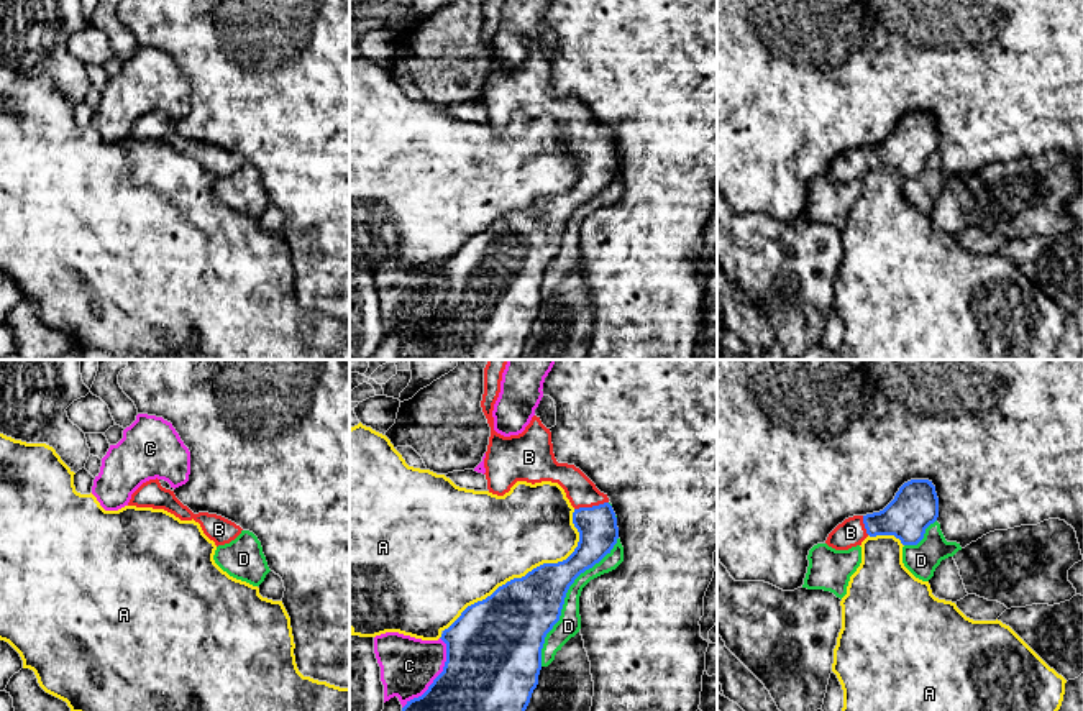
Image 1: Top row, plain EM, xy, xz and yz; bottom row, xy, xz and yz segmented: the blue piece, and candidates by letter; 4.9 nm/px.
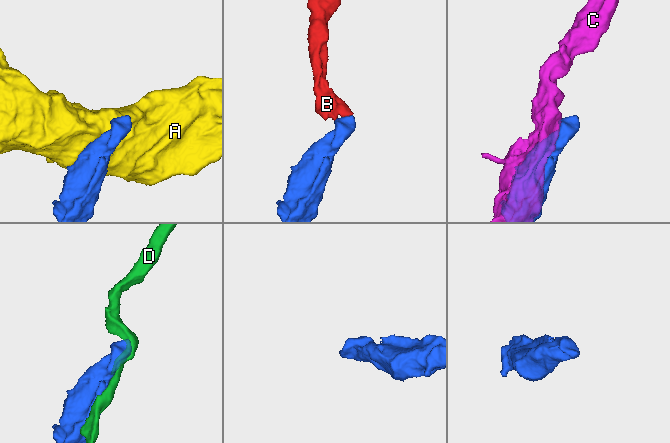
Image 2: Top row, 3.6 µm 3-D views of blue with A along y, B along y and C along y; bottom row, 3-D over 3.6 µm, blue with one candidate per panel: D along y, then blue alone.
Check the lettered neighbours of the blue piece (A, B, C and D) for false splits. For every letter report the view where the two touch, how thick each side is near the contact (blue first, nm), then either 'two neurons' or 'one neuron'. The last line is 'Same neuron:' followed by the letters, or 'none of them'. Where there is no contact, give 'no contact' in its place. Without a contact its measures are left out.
A: contact in xz; calibres 340 and 440 nm; two neurons
B: contact in xz; calibres 190 and 150 nm; one neuron
C: contact in xz; calibres 480 and 280 nm; two neurons
D: contact in xz; calibres 340 and 110 nm; two neurons
Same neuron: B

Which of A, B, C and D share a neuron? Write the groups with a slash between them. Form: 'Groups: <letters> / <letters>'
Groups: A / B / C / D

